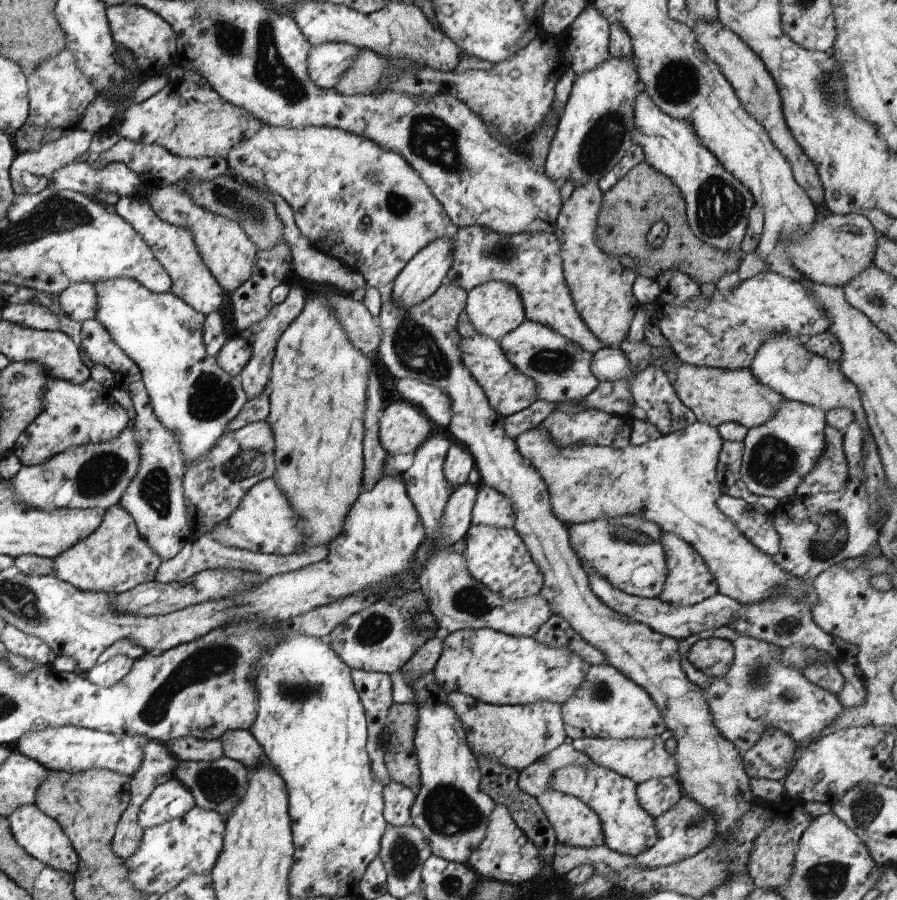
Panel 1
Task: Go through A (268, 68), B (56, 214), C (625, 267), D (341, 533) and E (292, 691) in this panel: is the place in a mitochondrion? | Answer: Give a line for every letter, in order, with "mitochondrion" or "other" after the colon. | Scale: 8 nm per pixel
A: mitochondrion
B: mitochondrion
C: other
D: other
E: mitochondrion

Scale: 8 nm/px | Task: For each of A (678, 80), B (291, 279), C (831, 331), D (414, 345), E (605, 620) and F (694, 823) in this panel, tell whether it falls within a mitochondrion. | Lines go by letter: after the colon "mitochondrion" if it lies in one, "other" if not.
A: mitochondrion
B: other
C: other
D: mitochondrion
E: other
F: mitochondrion

